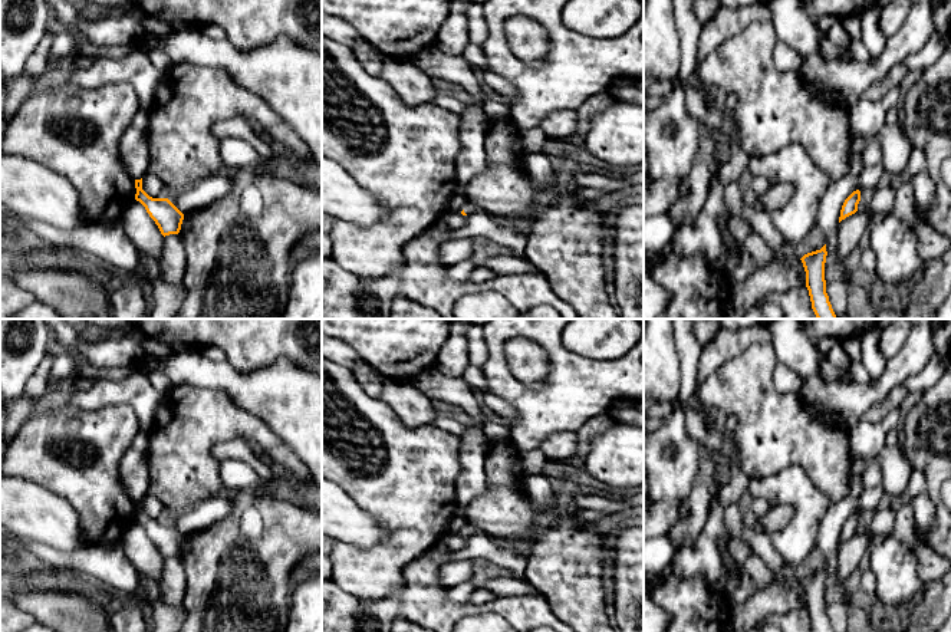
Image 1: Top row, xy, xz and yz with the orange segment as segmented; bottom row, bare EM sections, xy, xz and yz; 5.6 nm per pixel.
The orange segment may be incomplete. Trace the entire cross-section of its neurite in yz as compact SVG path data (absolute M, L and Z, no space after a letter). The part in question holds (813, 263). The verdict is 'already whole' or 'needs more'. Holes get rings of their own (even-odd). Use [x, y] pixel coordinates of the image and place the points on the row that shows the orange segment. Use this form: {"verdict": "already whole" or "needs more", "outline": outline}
{"verdict": "already whole", "outline": "M826 244L816 251L804 254L800 260L806 271L806 287L809 290L812 309L817 319L836 319L826 293L825 263Z"}

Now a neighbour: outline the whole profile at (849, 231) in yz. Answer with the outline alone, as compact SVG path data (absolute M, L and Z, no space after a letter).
M866 211L855 213L839 223L838 227L838 256L846 264L850 251L859 244L862 234L871 220Z

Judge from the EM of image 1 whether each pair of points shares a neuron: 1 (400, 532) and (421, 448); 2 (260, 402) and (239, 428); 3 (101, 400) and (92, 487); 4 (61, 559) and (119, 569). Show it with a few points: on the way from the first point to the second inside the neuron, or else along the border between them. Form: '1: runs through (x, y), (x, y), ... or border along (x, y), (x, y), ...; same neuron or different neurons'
1: runs through (413, 512), (413, 473), (417, 468); same neuron
2: border along (224, 392), (277, 434); different neurons
3: border along (68, 404), (85, 410), (128, 405), (132, 411); different neurons
4: runs through (75, 559), (105, 560); same neuron

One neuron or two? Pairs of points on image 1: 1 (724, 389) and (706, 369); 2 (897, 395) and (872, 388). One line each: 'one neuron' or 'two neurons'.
1: two neurons
2: two neurons

